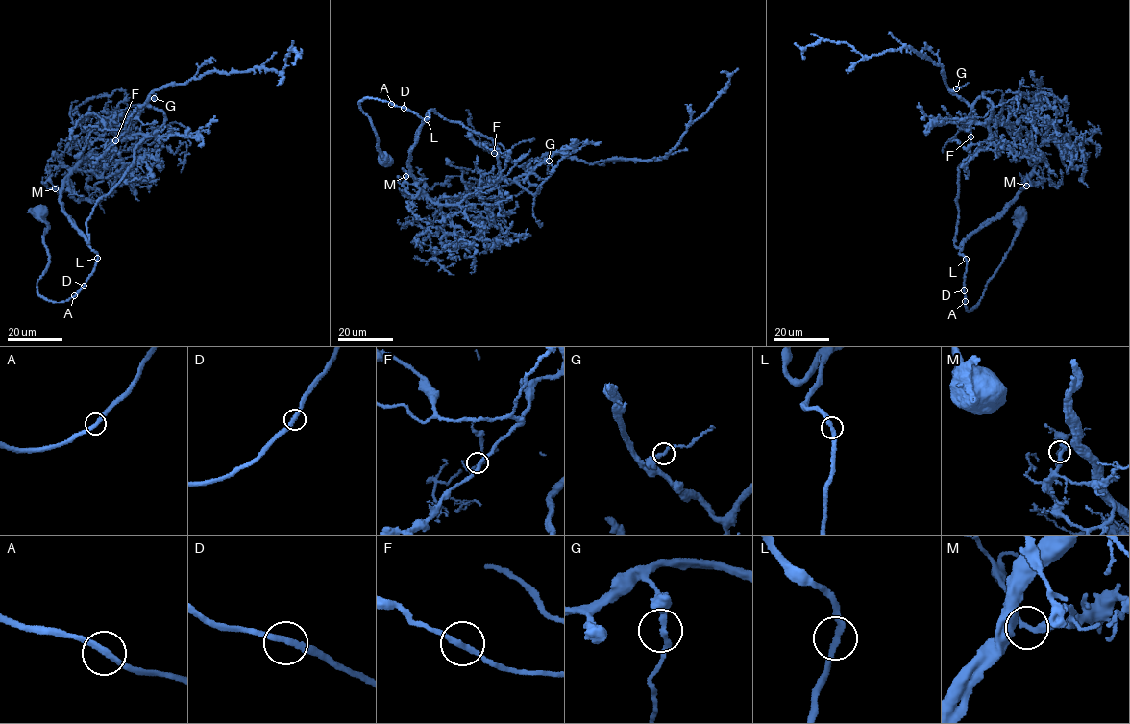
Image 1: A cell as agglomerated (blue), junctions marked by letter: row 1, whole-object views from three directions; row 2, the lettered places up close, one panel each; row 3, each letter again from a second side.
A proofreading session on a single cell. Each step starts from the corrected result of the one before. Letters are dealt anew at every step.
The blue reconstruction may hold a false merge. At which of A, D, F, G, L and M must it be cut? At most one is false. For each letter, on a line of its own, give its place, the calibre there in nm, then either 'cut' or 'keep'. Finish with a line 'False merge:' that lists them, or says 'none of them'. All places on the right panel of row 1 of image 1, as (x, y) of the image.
A: place (965, 301); calibre 280 nm; keep
D: place (964, 290); calibre 280 nm; keep
F: place (970, 137); calibre 240 nm; keep
G: place (956, 88); calibre 220 nm; keep
L: place (966, 259); calibre 240 nm; keep
M: place (1026, 186); calibre 240 nm; keep
False merge: none of them

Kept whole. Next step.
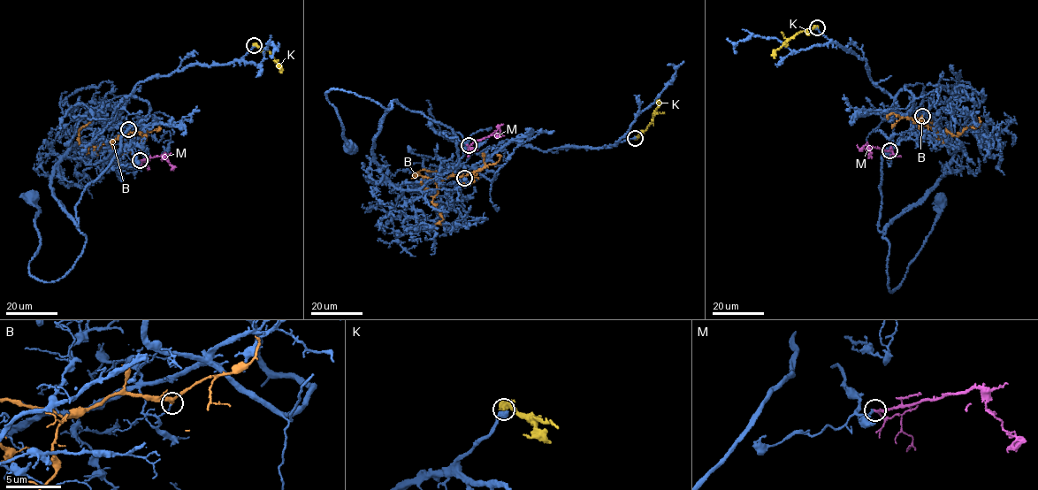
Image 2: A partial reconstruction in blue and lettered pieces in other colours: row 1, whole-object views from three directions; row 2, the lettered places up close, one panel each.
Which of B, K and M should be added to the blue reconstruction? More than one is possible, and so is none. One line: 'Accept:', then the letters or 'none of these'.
Accept: K, M

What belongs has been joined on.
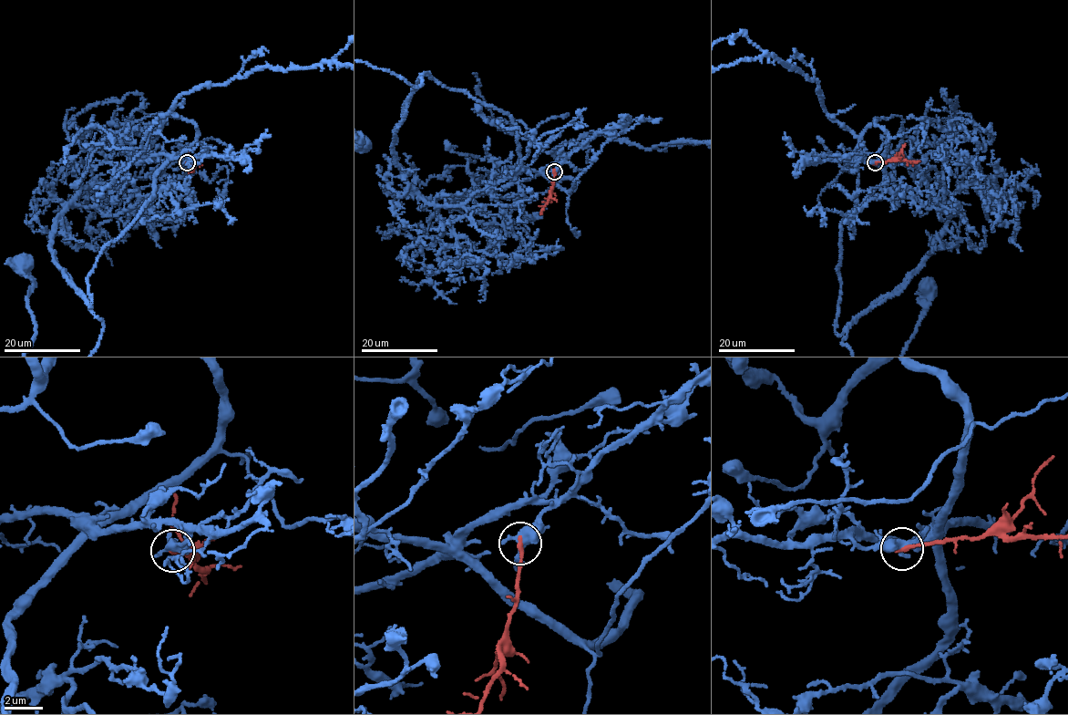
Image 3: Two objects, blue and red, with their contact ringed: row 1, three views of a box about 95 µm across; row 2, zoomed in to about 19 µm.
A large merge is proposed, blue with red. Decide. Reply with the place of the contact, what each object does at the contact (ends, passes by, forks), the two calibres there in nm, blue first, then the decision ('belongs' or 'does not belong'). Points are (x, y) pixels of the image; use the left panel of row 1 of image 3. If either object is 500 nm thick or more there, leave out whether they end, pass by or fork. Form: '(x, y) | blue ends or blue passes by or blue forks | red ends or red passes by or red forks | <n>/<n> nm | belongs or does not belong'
(187, 162) | blue passes by | red ends | 480/220 nm | does not belong

